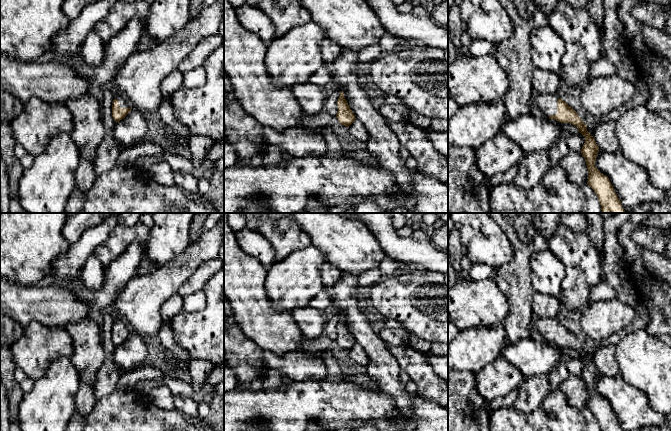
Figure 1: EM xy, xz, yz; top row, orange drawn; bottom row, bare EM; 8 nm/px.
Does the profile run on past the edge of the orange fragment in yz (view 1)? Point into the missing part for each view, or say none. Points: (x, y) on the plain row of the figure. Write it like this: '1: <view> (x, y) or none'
1: yz (546, 328)

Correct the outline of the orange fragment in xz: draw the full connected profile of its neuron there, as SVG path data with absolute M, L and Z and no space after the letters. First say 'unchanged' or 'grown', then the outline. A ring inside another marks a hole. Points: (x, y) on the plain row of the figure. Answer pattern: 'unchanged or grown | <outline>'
unchanged | M340 315L340 320L337 325L338 336L337 343L343 350L349 351L355 345L355 339L350 333L347 324L344 321L344 317Z

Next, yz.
grown | M532 312L531 325L535 336L545 342L555 343L561 347L570 347L578 352L585 361L585 367L581 378L585 382L588 392L587 408L596 417L601 431L622 431L621 425L614 415L609 402L602 398L595 390L595 384L599 371L593 360L587 355L587 349L583 347L577 336L563 325L557 318L542 318Z

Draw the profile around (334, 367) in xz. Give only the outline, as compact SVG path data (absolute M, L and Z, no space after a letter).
M329 349L324 350L324 363L328 372L328 380L332 382L340 381L342 365L337 360L334 351Z

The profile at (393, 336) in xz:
M383 328L378 337L386 344L402 346L409 344L411 334L405 328Z

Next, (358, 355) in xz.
M355 343L355 345L349 350L352 363L356 363L360 366L367 367L369 364L369 356L364 348Z

